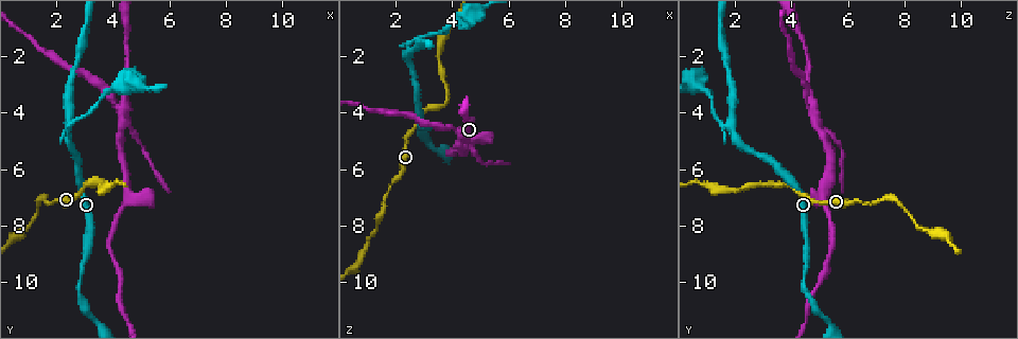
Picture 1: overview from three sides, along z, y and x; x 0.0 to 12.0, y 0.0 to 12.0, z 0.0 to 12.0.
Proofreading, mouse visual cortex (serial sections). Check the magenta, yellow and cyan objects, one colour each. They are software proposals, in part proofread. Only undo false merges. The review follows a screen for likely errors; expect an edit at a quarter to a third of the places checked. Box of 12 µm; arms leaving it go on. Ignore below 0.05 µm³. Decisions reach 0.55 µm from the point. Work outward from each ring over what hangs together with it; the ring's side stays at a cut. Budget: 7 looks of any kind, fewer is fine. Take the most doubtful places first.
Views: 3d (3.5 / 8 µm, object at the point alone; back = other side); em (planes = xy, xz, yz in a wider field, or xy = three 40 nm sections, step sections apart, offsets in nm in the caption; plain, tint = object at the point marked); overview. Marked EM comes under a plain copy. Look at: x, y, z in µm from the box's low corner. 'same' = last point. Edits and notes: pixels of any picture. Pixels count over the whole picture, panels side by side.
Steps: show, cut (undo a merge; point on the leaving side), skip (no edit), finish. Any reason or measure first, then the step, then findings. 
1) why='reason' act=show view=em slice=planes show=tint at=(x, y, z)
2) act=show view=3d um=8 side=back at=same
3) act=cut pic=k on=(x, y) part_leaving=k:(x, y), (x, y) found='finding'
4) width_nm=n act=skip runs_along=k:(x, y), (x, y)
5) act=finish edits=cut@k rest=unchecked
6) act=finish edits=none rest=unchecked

why='three arms meet' act=show view=3d um=3.5 at=(4.3, 3.8, 4.7)

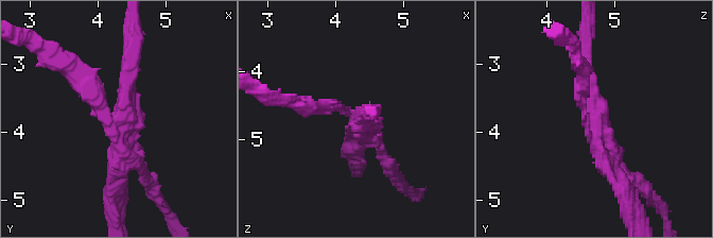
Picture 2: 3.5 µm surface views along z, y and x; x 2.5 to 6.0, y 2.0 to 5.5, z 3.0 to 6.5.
act=show view=em slice=xy step=3 show=tint at=(4.35, 3.85, 4.75)

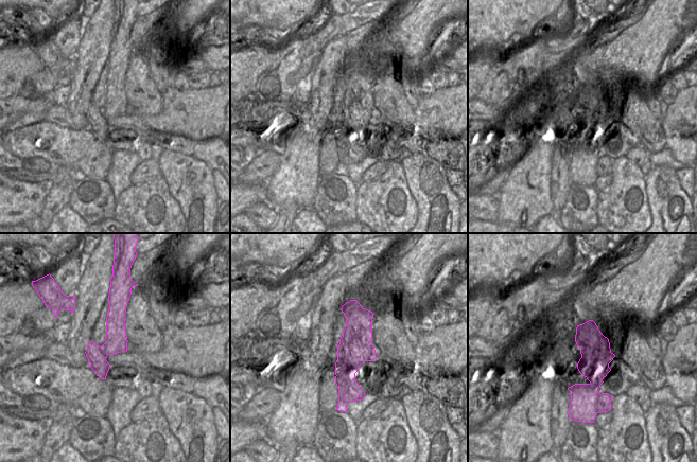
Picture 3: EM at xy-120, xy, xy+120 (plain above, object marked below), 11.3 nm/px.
arms=3 arm_widths_nm=200,200,200 act=cut pic=2 on=(89, 75) found='two cells meet here'

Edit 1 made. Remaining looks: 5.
act=show view=overview

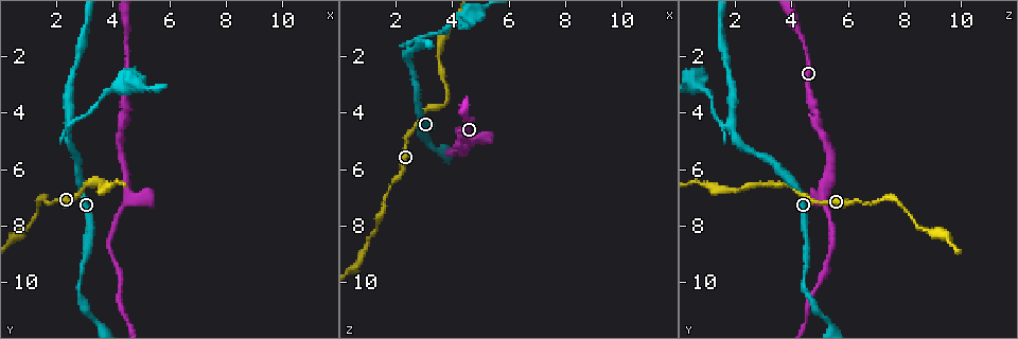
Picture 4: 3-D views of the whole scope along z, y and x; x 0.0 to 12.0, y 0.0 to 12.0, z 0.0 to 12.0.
why='branch point' act=show view=3d um=3.5 at=(2.5, 4.5, 1.9)

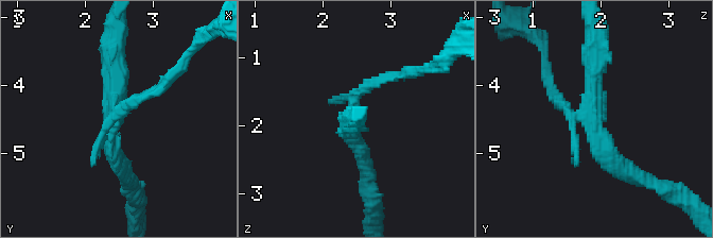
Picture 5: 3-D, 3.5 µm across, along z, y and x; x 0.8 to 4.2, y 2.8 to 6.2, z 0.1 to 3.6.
why='now the EM' act=show view=em slice=xy step=2 show=tint at=(2.45, 4.50, 1.90)

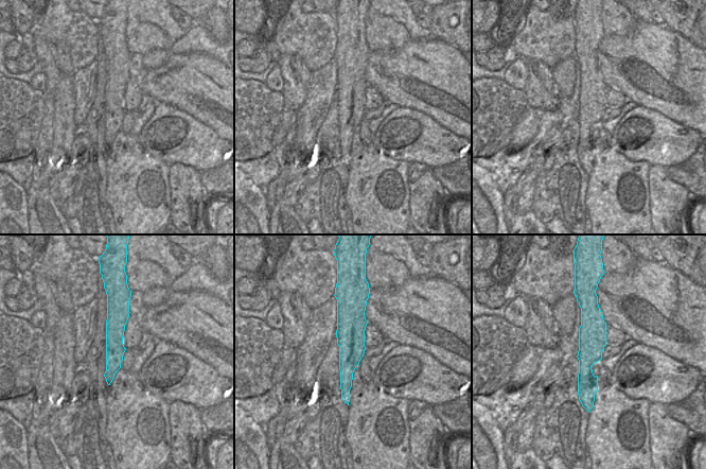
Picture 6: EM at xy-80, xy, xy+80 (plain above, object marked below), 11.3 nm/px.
act=cut pic=5 on=(377, 80) part_leaving=5:(351, 102), (370, 83), (422, 69) found='a second cell is stuck on'

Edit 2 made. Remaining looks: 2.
why='abrupt turn' act=show view=3d um=3.5 side=back at=(3.7, 6.4, 3.8)

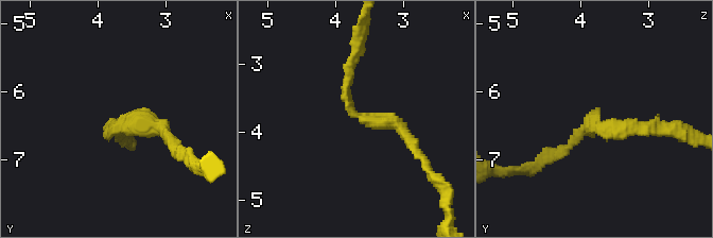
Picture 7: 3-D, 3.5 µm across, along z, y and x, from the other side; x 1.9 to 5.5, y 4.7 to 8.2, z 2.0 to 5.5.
arm_widths_nm=150,200 act=show view=em slice=xy step=2 show=tint at=(3.70, 6.50, 3.80)

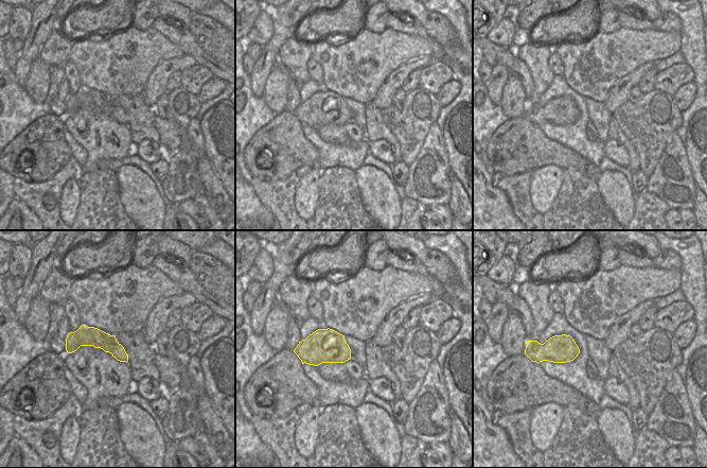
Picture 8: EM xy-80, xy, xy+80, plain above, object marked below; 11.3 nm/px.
width_nm=340 act=skip runs_along=8:(71, 346), (103, 340), (125, 359) found='all the same cell'

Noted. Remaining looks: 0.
act=finish edits=cut@2,cut@5 rest=unchecked

